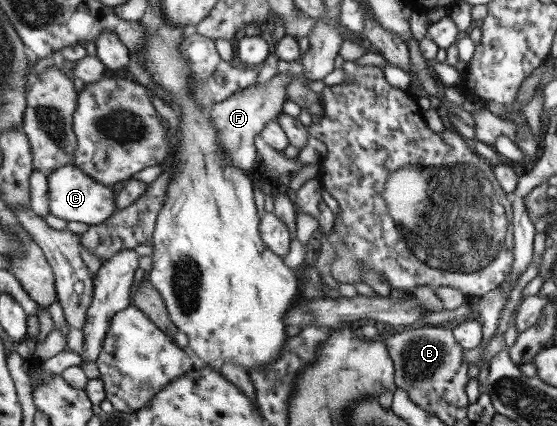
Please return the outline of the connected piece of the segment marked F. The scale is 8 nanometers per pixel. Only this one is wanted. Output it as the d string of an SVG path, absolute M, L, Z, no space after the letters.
M278 73L265 85L258 82L229 96L224 102L213 104L208 111L211 121L221 134L220 146L226 154L226 164L238 167L240 170L251 172L253 168L261 166L261 161L256 146L257 136L266 128L266 125L282 113L284 102L288 98L288 85L293 81L288 73Z

